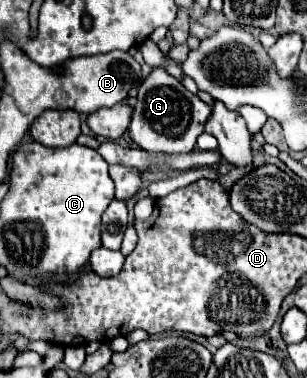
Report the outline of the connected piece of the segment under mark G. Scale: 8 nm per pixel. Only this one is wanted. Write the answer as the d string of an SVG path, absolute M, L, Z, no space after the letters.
M153 70L139 86L137 104L129 124L129 136L145 152L191 152L209 114L211 106L191 94L181 82L177 82L165 70Z

